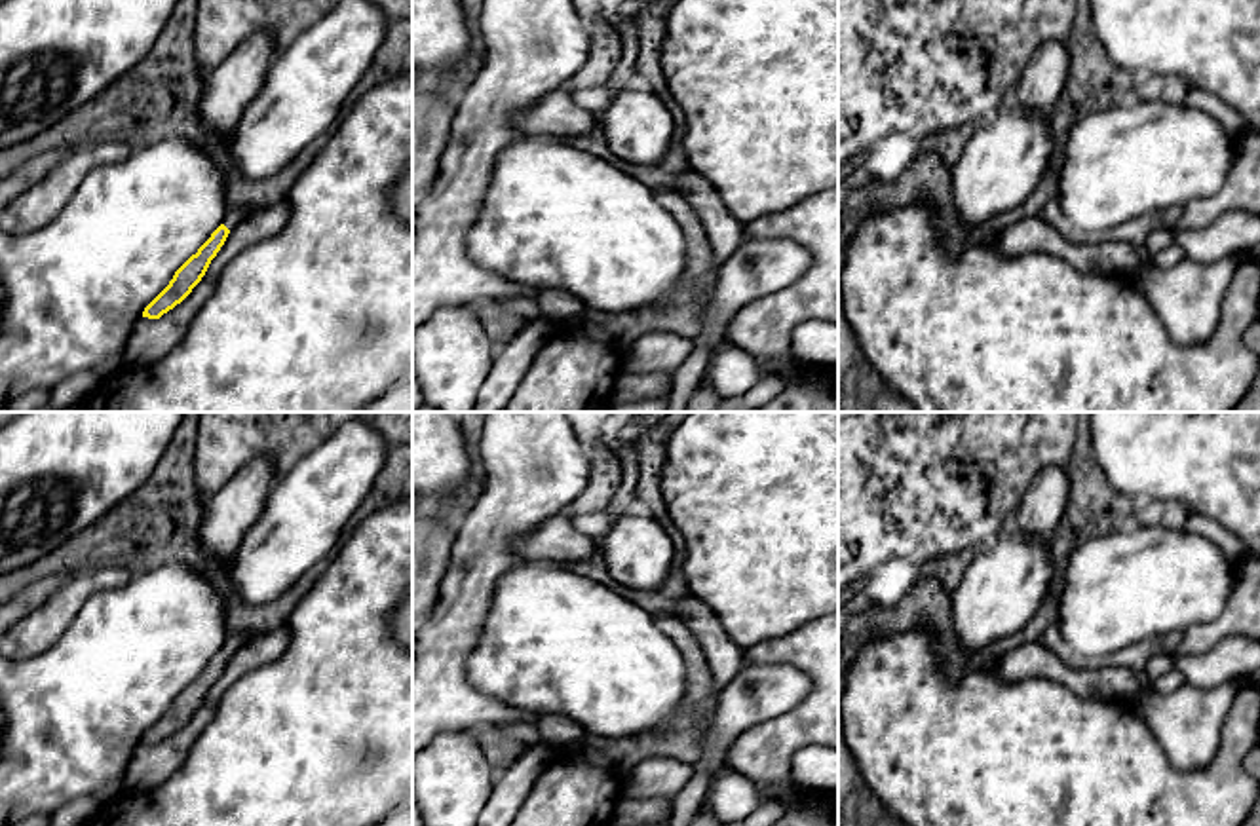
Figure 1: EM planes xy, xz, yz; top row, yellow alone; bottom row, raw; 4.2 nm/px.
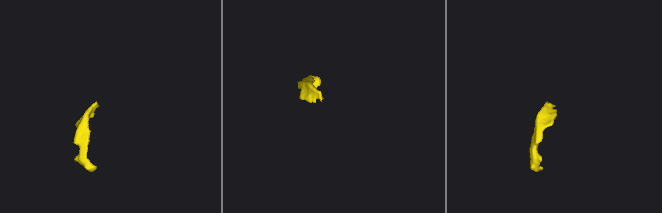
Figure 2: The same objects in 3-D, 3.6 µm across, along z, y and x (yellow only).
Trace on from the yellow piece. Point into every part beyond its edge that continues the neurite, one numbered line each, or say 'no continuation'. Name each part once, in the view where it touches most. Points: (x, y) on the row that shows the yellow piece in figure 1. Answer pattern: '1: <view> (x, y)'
1: xy (234, 215)

